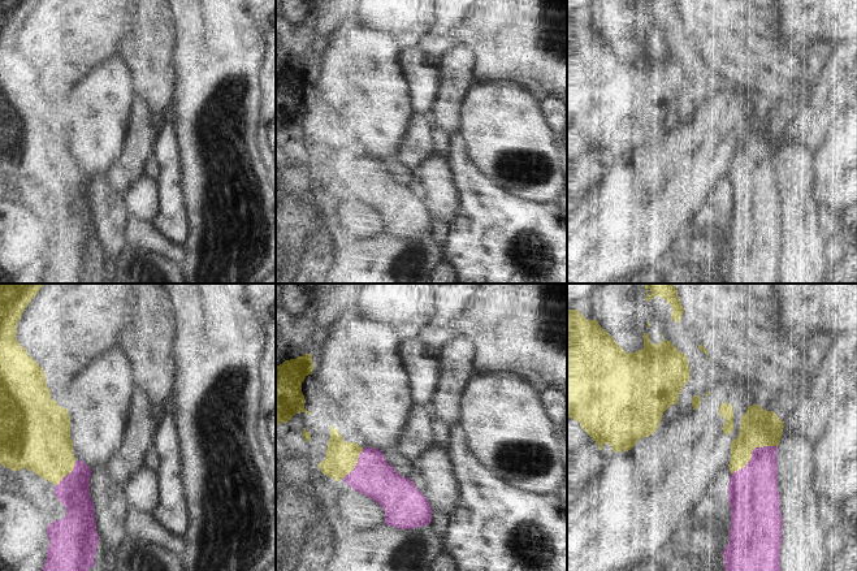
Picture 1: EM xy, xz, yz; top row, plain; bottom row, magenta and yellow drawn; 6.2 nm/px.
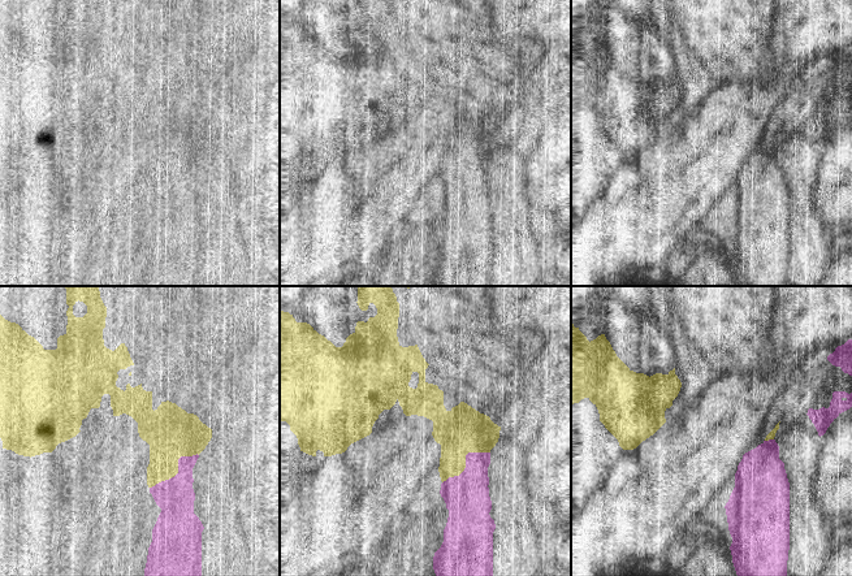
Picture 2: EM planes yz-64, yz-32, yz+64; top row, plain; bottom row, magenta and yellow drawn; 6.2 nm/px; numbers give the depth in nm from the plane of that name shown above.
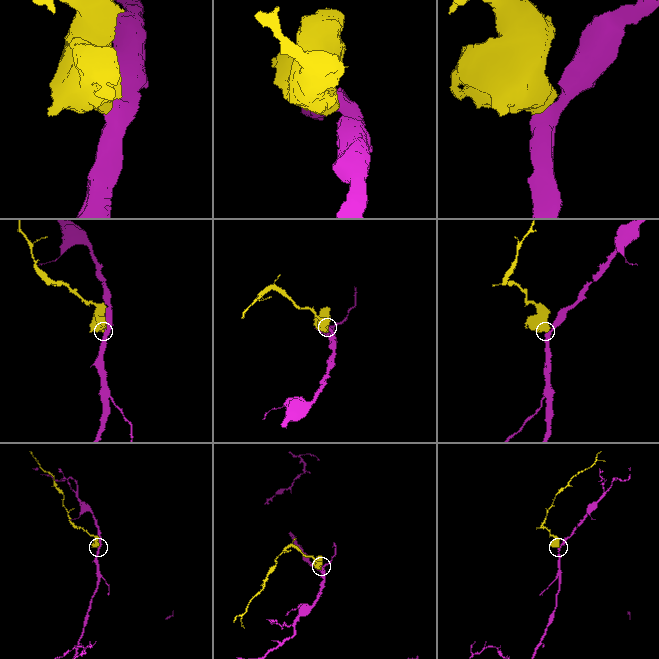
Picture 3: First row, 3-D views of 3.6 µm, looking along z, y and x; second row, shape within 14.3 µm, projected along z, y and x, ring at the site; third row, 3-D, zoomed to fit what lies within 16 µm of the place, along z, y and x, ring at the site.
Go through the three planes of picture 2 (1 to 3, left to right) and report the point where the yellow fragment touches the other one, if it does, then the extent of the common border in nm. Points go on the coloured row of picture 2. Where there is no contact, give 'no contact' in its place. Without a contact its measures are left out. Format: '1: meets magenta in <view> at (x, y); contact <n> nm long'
1: meets magenta in yz-64 at (178, 470); contact 360 nm long
2: meets magenta in yz-32 at (466, 462); contact 360 nm long
3: meets magenta in yz+64 at (769, 440); contact 60 nm long

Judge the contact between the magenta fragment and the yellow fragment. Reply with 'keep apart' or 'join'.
join

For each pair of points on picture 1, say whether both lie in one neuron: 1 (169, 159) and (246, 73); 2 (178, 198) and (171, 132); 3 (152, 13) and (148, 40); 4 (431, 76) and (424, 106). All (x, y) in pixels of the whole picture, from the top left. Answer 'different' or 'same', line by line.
1: different
2: same
3: same
4: same

